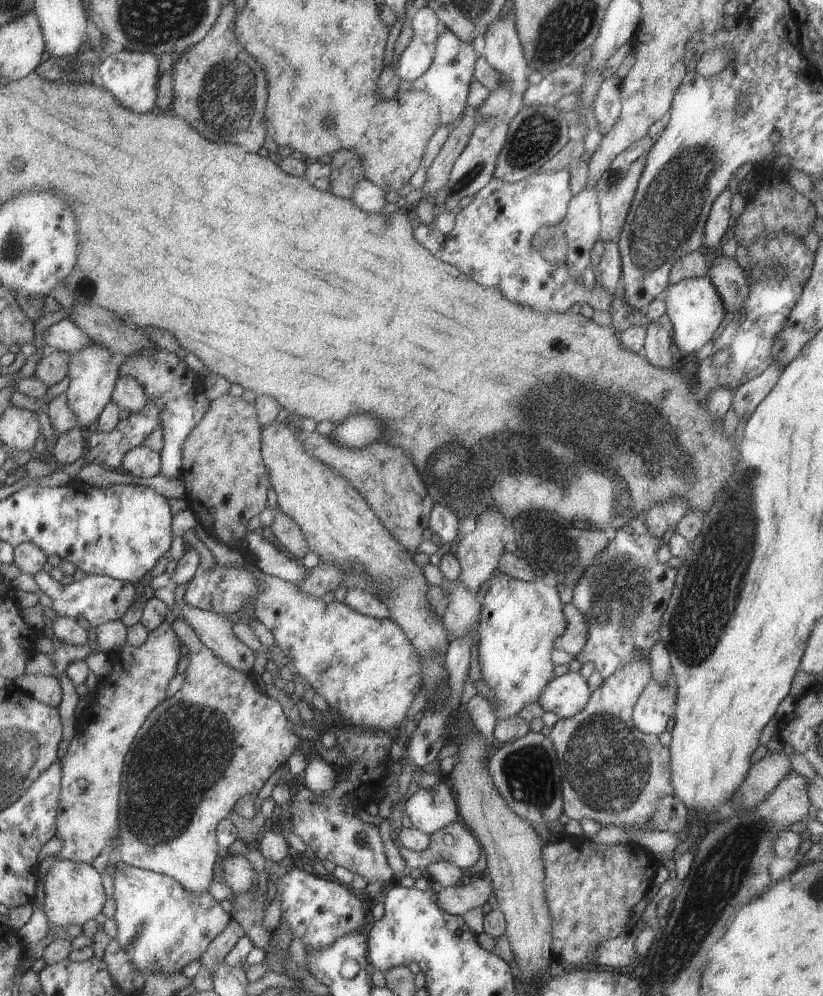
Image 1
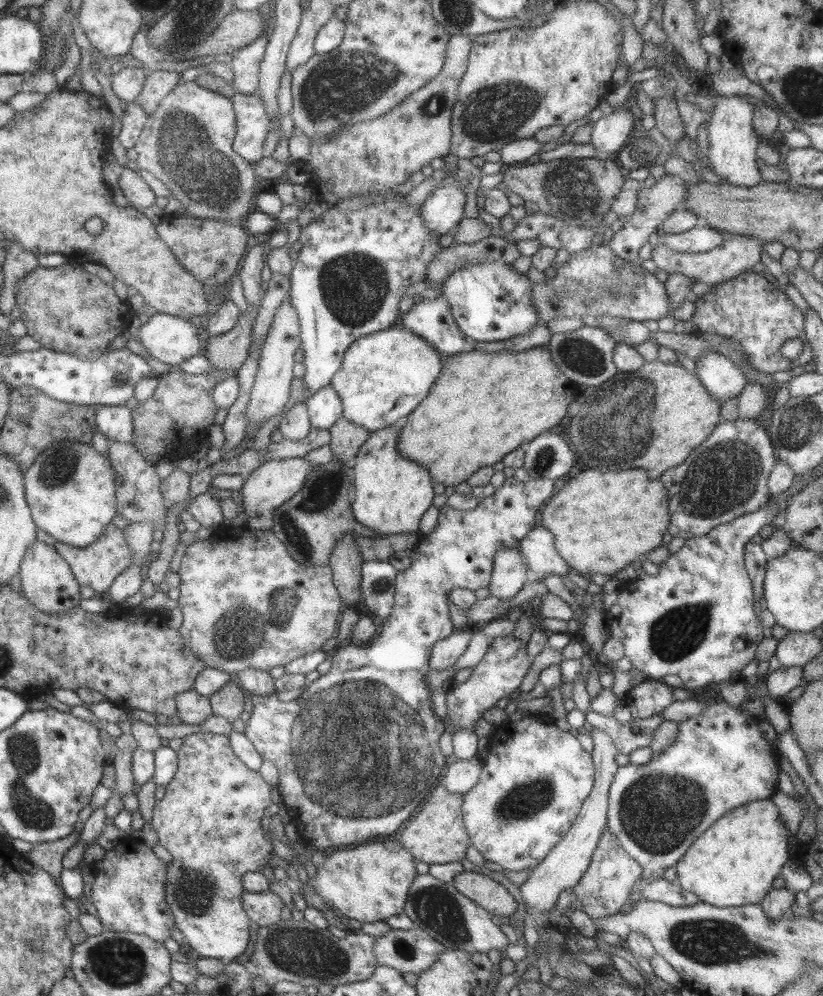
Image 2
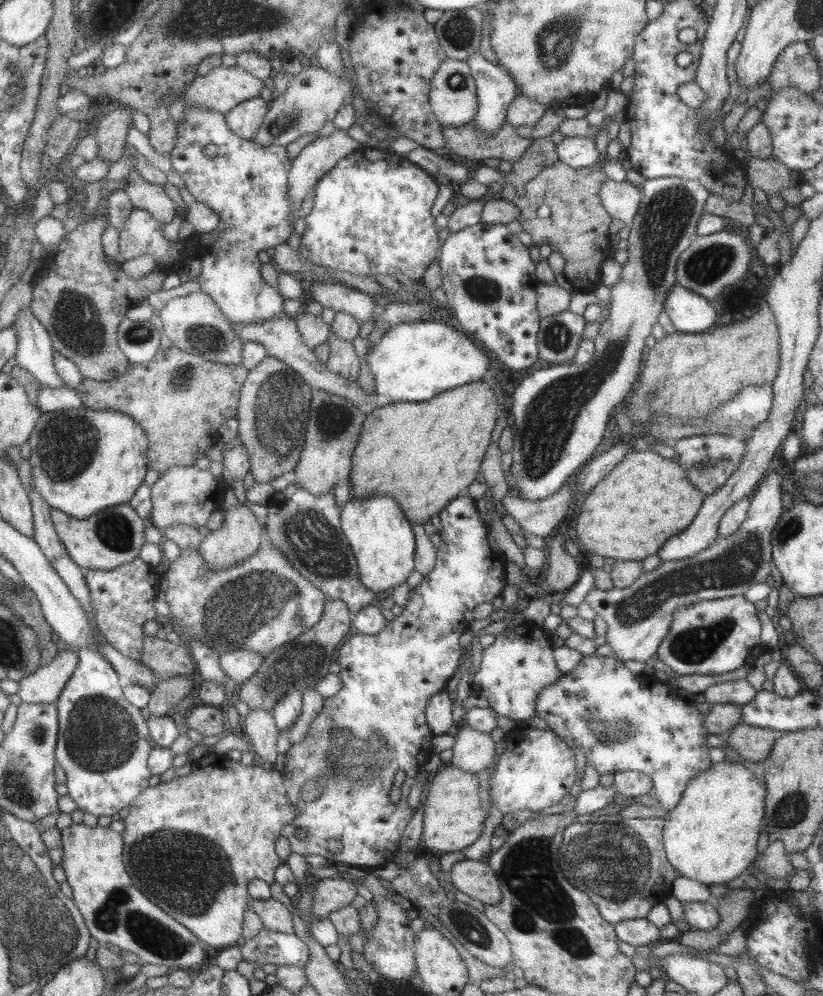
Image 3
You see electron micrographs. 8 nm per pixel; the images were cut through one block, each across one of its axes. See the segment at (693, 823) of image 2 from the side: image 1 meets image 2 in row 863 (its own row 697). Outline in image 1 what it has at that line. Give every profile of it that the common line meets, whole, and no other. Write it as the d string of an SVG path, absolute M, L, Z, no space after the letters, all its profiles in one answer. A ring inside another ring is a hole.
M672 675L669 683L673 686L662 686L650 679L636 699L630 718L634 728L641 733L659 735L665 731L673 700L676 700L676 686Z

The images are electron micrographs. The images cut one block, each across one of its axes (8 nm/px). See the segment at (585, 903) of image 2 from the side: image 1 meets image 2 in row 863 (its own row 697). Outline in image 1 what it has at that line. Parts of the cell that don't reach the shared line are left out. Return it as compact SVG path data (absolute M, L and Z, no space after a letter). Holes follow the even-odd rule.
M639 653L634 661L628 664L622 665L612 672L608 678L603 679L603 683L593 692L590 693L590 698L588 699L587 705L572 718L558 719L555 725L552 726L551 732L549 732L548 738L553 744L553 749L556 752L556 758L558 761L558 766L560 772L562 773L561 778L561 791L562 791L562 813L568 819L574 819L579 821L584 817L596 821L601 827L606 827L608 825L644 825L645 822L651 817L652 811L655 807L655 802L666 795L672 794L672 787L670 786L670 771L669 771L669 758L668 748L661 746L657 735L651 735L646 733L641 733L637 728L634 728L632 724L630 715L632 712L632 707L639 697L639 694L643 691L643 688L648 684L651 679L650 666L646 657Z

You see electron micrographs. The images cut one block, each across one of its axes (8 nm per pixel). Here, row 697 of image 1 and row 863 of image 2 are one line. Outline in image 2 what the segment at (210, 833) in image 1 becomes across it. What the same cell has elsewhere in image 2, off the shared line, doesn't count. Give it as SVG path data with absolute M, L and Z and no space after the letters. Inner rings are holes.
M197 731L197 733L191 733L182 737L183 743L175 754L177 754L177 770L170 780L170 783L164 787L164 795L161 799L158 799L152 808L152 818L150 824L157 834L158 844L166 849L173 860L166 866L166 884L164 885L165 903L171 910L172 918L174 919L174 927L183 935L183 943L188 944L190 948L195 950L199 956L205 958L215 958L215 960L221 960L223 964L235 962L235 958L240 954L243 954L243 950L250 940L252 934L248 917L242 908L241 898L243 895L243 888L241 878L245 872L260 872L261 867L270 867L271 848L269 842L263 837L261 829L261 817L266 806L271 804L271 784L266 783L261 775L257 771L249 770L233 752L230 747L228 736L221 734L214 734L209 731Z

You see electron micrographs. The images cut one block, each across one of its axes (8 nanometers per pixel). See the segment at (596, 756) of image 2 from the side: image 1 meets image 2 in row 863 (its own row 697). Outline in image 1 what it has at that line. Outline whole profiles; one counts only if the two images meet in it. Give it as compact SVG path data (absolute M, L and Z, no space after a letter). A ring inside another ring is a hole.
M568 672L554 677L545 686L538 703L544 712L552 712L559 719L572 718L578 714L590 698L589 686L578 672Z

